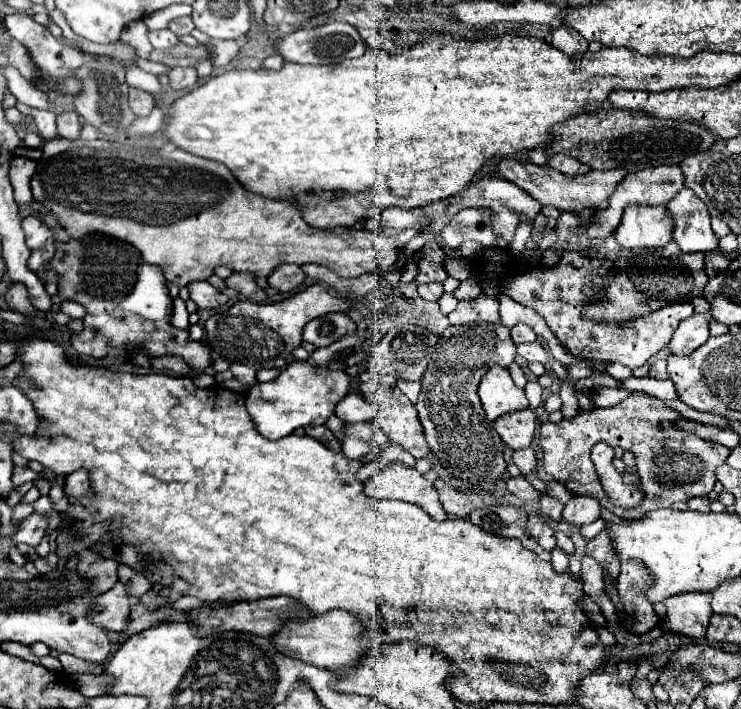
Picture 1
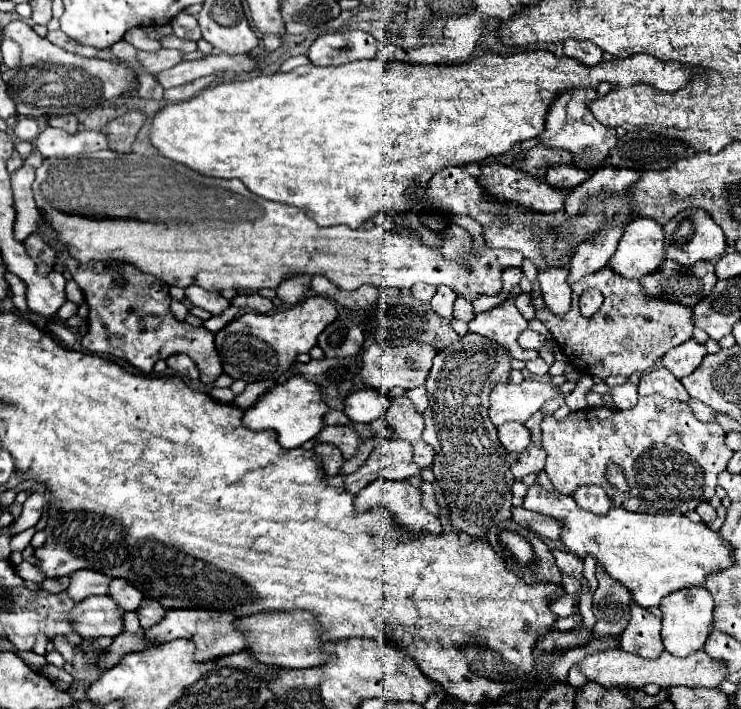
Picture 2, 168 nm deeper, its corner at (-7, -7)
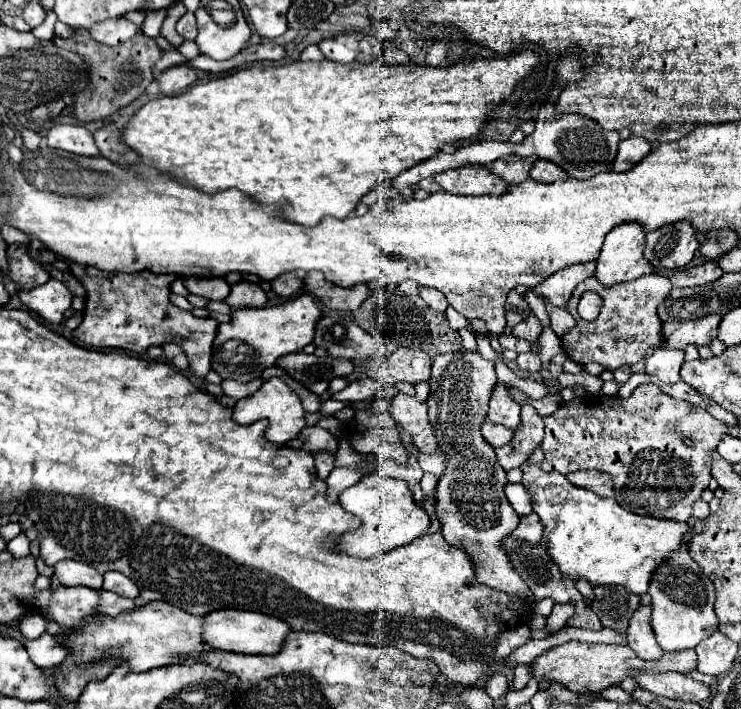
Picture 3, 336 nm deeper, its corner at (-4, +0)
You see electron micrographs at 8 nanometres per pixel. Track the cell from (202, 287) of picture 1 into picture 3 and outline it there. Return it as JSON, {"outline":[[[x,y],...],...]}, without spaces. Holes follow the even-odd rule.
{"outline":[[[185,278],[185,286],[189,288],[191,294],[205,296],[209,300],[225,300],[231,292],[231,286],[227,284],[225,278],[209,278],[209,280],[193,280]]]}

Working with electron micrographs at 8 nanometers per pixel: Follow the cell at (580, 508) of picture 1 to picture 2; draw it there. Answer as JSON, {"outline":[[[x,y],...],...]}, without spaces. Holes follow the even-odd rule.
{"outline":[[[584,485],[584,487],[578,487],[572,495],[578,503],[580,509],[584,511],[590,511],[594,515],[606,515],[608,509],[610,509],[610,499],[608,495],[604,493],[602,487],[596,487],[596,485]]]}

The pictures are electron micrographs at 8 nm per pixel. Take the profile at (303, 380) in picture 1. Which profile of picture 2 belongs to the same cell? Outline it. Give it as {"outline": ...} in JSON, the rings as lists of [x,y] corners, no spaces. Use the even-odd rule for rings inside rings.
{"outline":[[[294,375],[282,385],[274,385],[270,391],[266,391],[250,409],[244,411],[244,427],[252,431],[260,429],[274,429],[278,435],[278,443],[284,449],[296,449],[302,443],[314,439],[322,427],[324,427],[324,415],[328,413],[328,401],[338,397],[336,387],[320,387],[304,375]]]}

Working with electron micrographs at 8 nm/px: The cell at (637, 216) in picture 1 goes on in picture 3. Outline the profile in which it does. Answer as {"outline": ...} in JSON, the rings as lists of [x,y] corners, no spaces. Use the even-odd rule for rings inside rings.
{"outline":[[[621,224],[613,228],[605,236],[593,276],[605,288],[609,288],[613,284],[637,280],[645,274],[651,274],[653,268],[643,258],[643,250],[645,232],[639,224]]]}

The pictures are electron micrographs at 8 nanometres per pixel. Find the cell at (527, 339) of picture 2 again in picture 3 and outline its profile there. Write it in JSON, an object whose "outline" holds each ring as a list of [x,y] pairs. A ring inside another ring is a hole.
{"outline":[[[527,310],[527,318],[523,318],[515,328],[513,328],[513,336],[517,336],[517,338],[525,338],[525,340],[529,340],[529,342],[535,342],[537,338],[539,338],[539,334],[541,334],[541,322],[537,320],[537,316],[531,312],[531,310]]]}

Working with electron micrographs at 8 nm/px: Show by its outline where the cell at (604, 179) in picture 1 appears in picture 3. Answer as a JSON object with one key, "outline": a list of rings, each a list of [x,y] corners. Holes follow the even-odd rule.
{"outline":[[[463,166],[463,168],[447,170],[433,176],[433,180],[445,192],[461,194],[461,196],[481,196],[481,194],[501,196],[507,190],[505,180],[493,176],[485,166]]]}

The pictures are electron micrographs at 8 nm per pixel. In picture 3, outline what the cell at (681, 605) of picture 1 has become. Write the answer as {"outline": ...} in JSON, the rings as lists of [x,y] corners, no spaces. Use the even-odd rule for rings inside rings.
{"outline":[[[683,542],[683,546],[677,548],[677,552],[671,552],[665,564],[657,566],[657,572],[653,572],[653,580],[649,584],[649,596],[651,596],[651,610],[653,610],[651,626],[659,646],[665,652],[695,648],[701,640],[705,640],[719,628],[719,620],[713,610],[715,586],[701,572],[699,564],[689,556],[687,542]]]}

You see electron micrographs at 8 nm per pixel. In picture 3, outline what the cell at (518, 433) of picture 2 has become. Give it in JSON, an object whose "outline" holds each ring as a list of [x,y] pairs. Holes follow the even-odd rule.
{"outline":[[[485,420],[481,424],[481,434],[485,436],[485,440],[493,446],[493,448],[499,448],[503,444],[507,444],[511,438],[513,438],[513,430],[505,428],[505,426],[499,426],[499,424],[493,424],[491,420]]]}

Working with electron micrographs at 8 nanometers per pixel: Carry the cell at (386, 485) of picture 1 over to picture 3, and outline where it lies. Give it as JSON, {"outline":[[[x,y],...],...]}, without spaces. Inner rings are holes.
{"outline":[[[379,472],[365,474],[357,484],[347,488],[338,498],[338,502],[347,512],[359,518],[361,526],[353,532],[337,534],[333,546],[337,552],[345,552],[355,558],[375,558],[397,546],[405,546],[415,538],[423,536],[429,528],[429,516],[423,508],[411,498],[407,482],[397,478],[385,478]]]}

